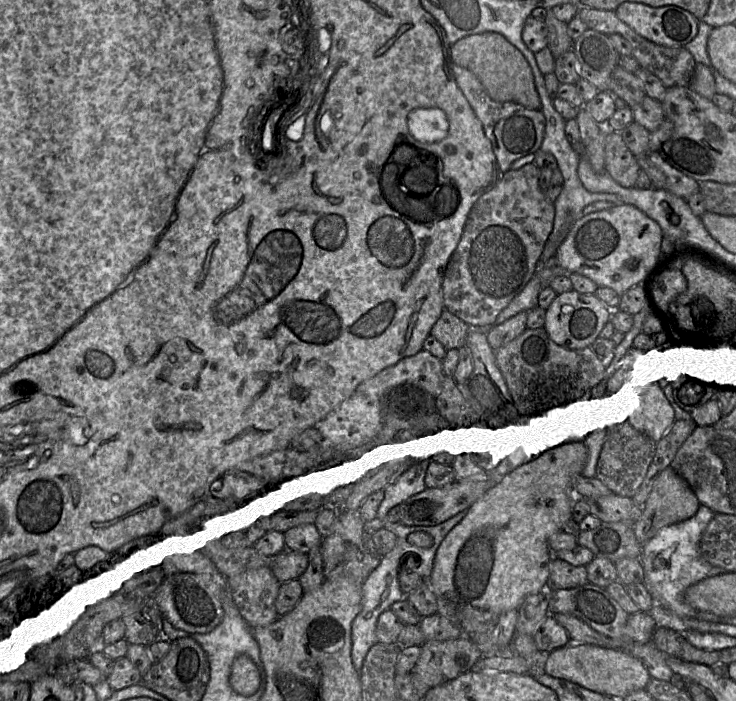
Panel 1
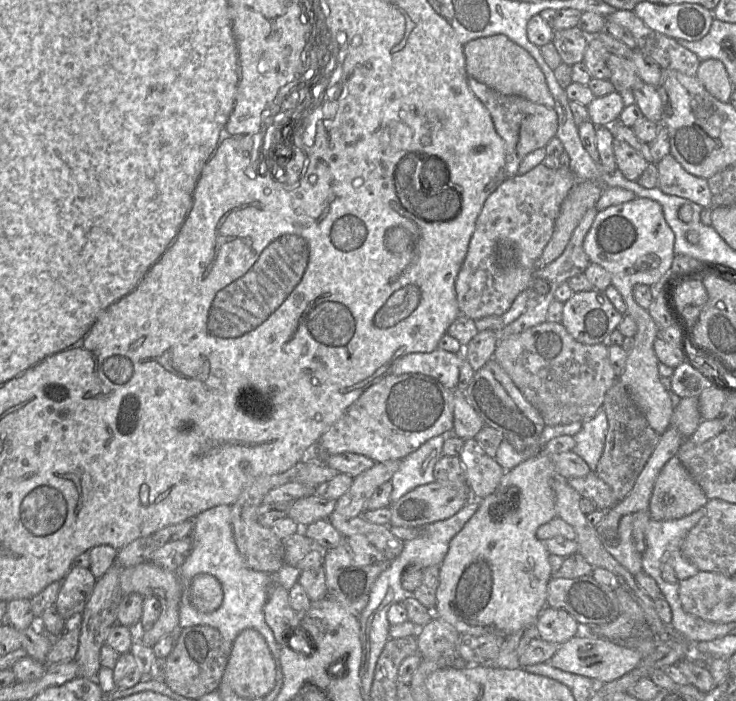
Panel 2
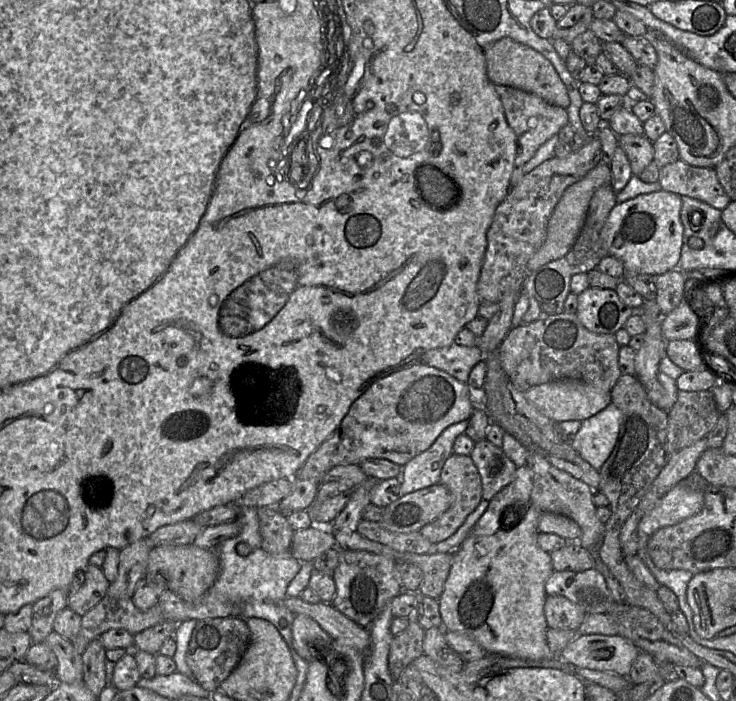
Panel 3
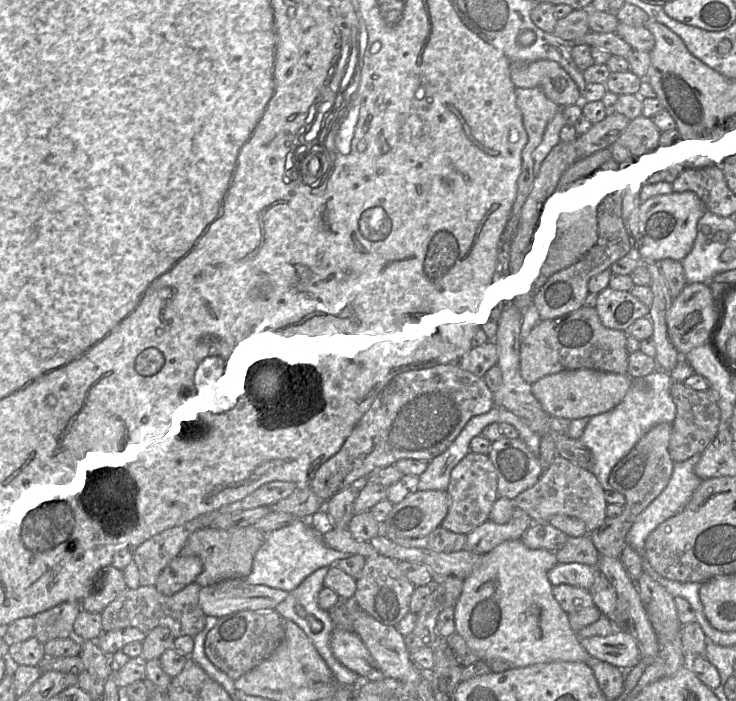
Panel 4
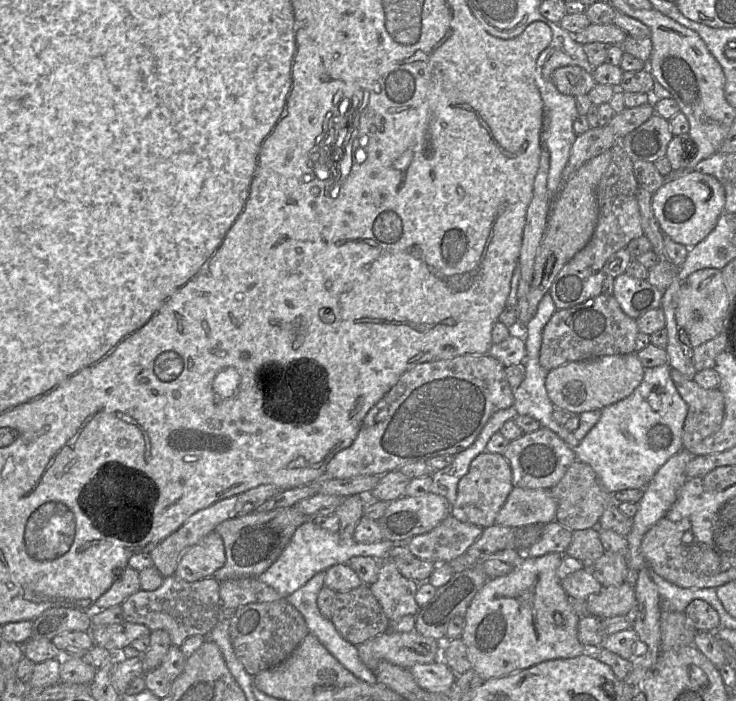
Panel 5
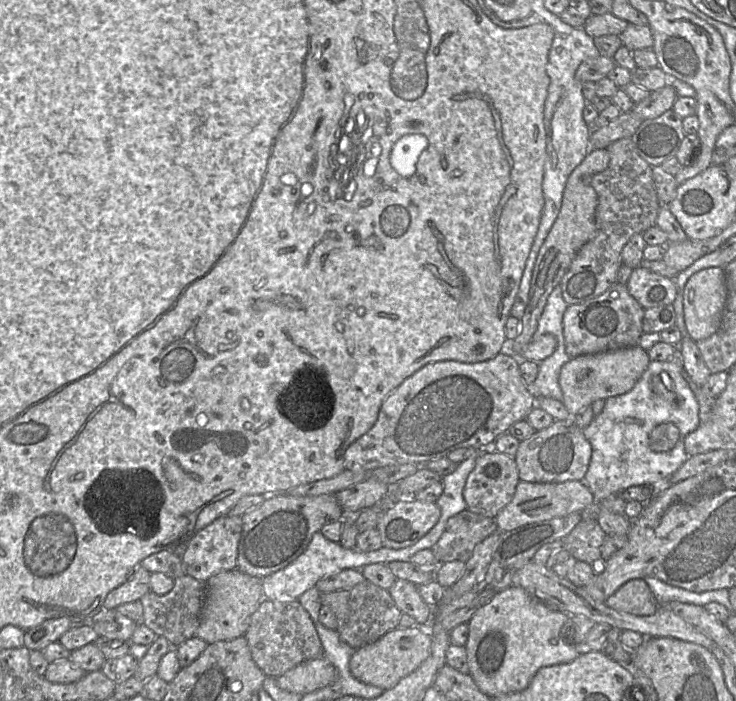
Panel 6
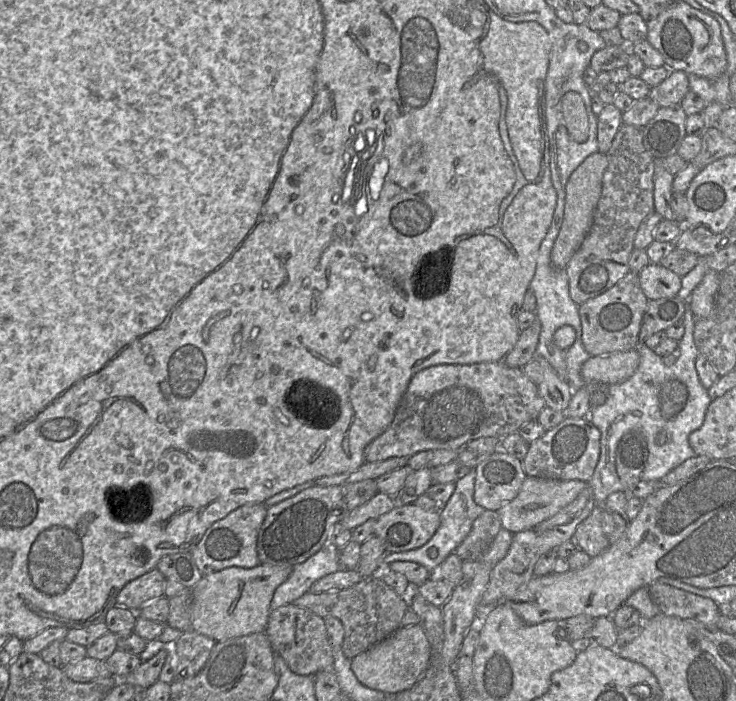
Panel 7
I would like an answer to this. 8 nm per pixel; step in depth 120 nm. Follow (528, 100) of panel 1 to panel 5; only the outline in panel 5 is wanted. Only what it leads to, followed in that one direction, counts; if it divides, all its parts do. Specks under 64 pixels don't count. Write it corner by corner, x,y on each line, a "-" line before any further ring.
565,66
552,73
551,80
564,95
577,97
588,94
597,85
592,73
579,66

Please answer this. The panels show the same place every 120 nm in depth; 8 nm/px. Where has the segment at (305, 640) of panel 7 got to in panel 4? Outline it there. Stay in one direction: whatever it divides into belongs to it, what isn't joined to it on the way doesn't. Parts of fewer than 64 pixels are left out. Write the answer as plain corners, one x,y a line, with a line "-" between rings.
243,610
212,620
204,652
210,662
234,681
268,659
285,637
284,618
275,610

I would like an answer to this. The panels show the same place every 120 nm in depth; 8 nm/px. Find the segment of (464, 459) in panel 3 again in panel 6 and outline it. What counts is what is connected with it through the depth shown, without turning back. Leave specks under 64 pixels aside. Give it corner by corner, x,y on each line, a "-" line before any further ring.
492,448
488,449
478,456
475,468
467,477
463,491
467,510
485,517
495,518
500,510
513,499
519,481
515,458

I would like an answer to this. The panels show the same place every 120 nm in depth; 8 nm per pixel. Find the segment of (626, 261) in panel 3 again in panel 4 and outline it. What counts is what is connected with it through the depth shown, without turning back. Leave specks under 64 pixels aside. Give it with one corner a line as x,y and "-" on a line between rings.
672,184
661,186
659,188
655,188
654,190
644,191
641,193
640,201
639,201
639,232
640,232
640,241
635,241
635,249
637,249
638,254
640,256
641,260
655,260
655,261
661,261
666,258
671,258
674,260
681,261
691,250
695,238
697,236
698,231
698,221
704,214
704,211
706,210
706,206
702,202
702,200
699,198
699,196
691,191
691,190
683,190
678,191
674,190
672,188

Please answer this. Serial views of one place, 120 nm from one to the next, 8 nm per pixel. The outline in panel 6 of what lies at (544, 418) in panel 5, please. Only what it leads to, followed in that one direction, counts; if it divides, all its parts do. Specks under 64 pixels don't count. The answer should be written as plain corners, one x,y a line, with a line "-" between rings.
564,338
557,339
557,347
553,354
539,363
539,373
536,380
528,385
531,394
536,398
549,397
563,402
563,393
559,385
562,367
571,358
565,348

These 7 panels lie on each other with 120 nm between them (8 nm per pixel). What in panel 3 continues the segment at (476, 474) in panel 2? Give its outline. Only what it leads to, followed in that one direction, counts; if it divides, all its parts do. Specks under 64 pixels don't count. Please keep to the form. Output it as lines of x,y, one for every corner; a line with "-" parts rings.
480,440
475,442
470,457
481,477
484,500
491,500
514,479
517,466
505,455
501,447
487,440

